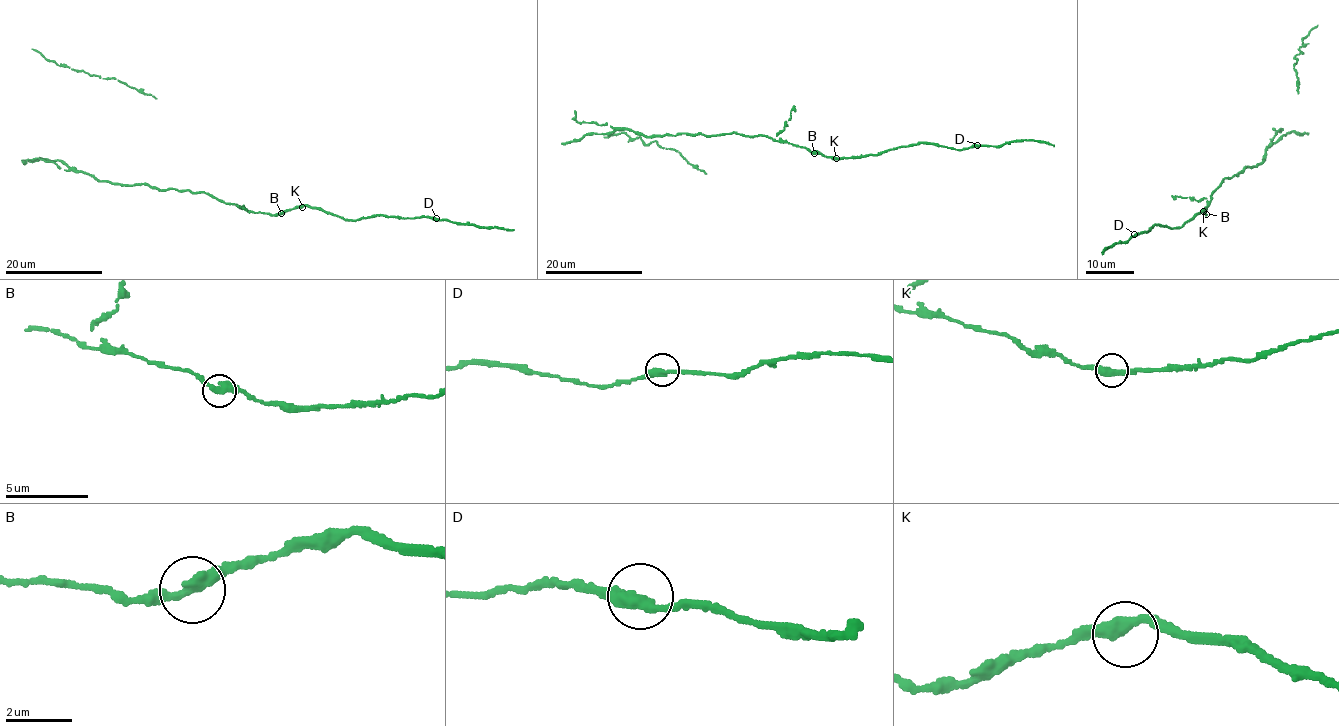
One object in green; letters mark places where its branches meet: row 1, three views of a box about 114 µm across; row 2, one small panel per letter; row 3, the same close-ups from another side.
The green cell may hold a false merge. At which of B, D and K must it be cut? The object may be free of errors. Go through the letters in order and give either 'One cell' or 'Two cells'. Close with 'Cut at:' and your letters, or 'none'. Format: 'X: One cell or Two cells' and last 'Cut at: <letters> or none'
B: Two cells
D: One cell
K: One cell
Cut at: B

